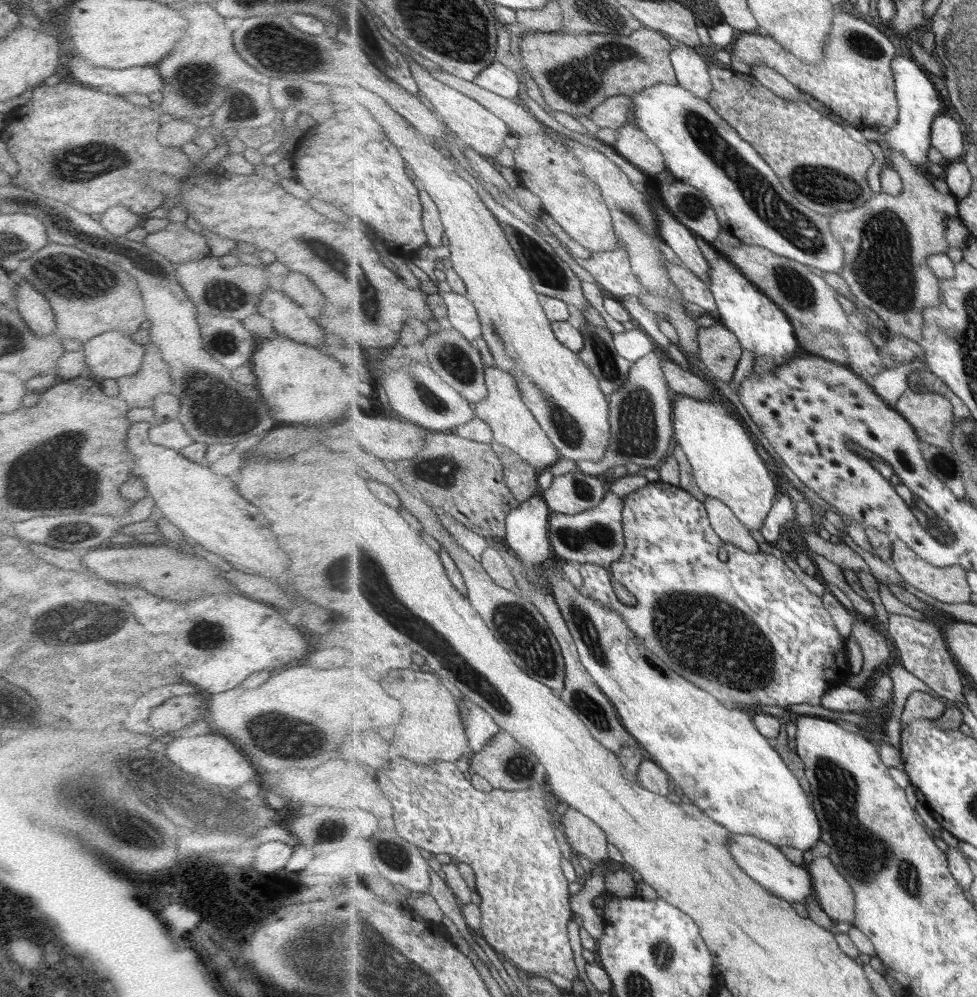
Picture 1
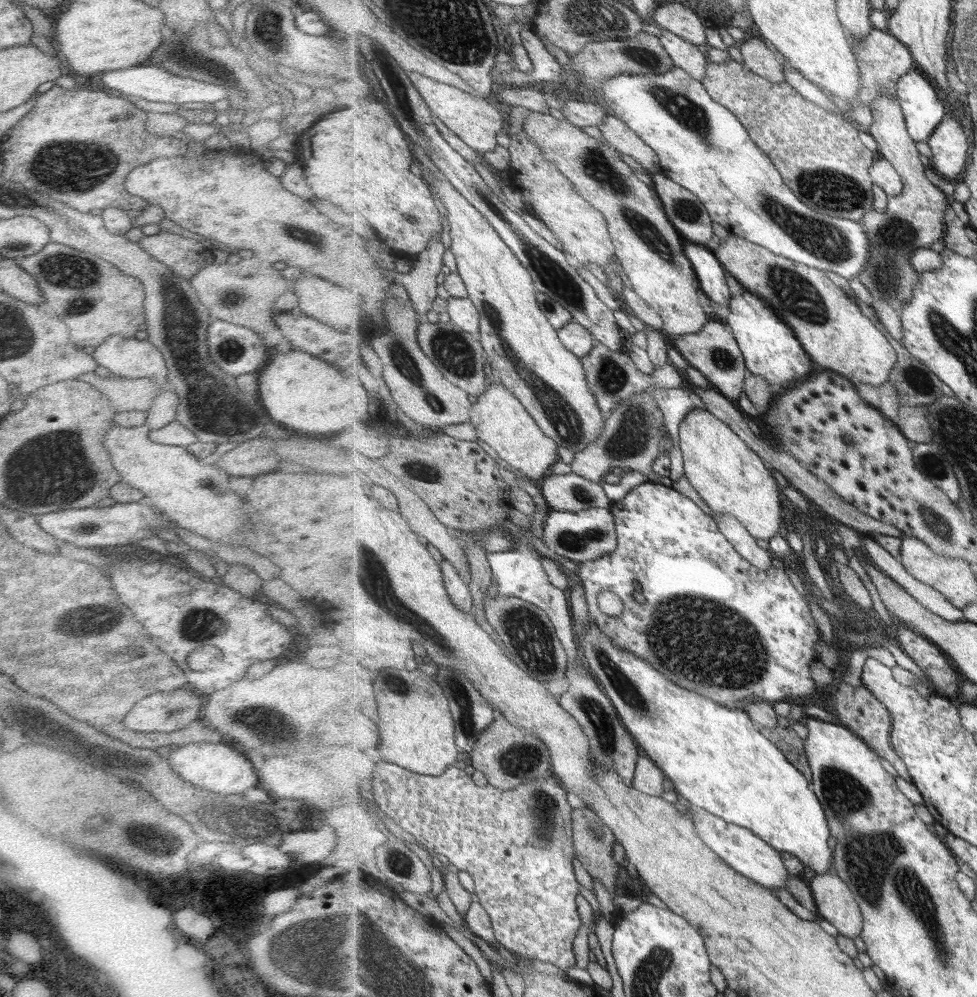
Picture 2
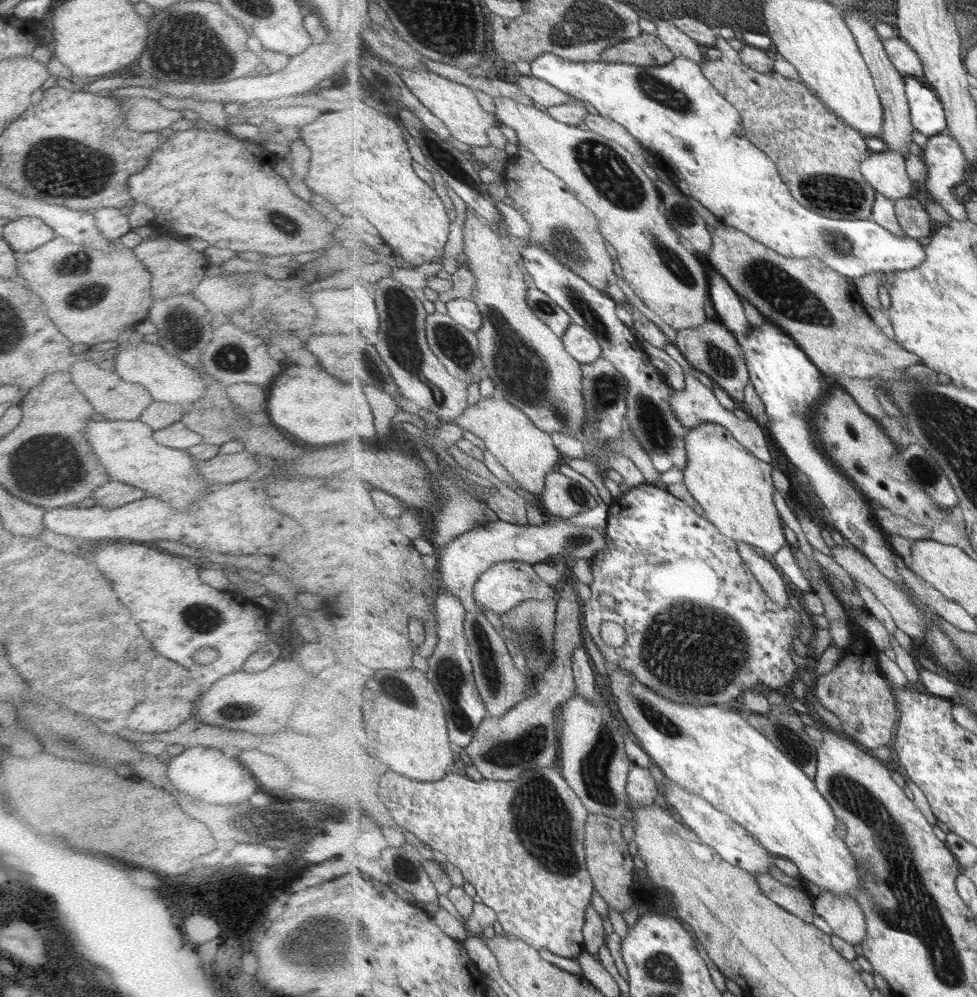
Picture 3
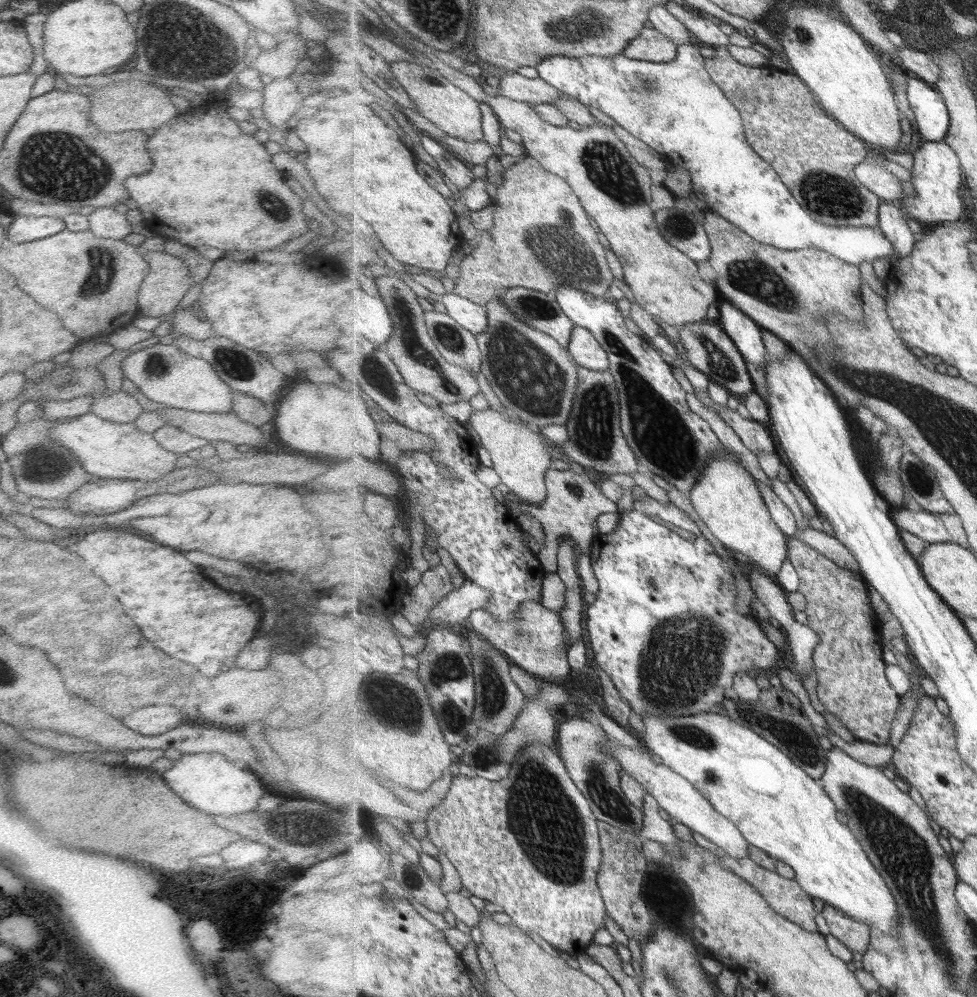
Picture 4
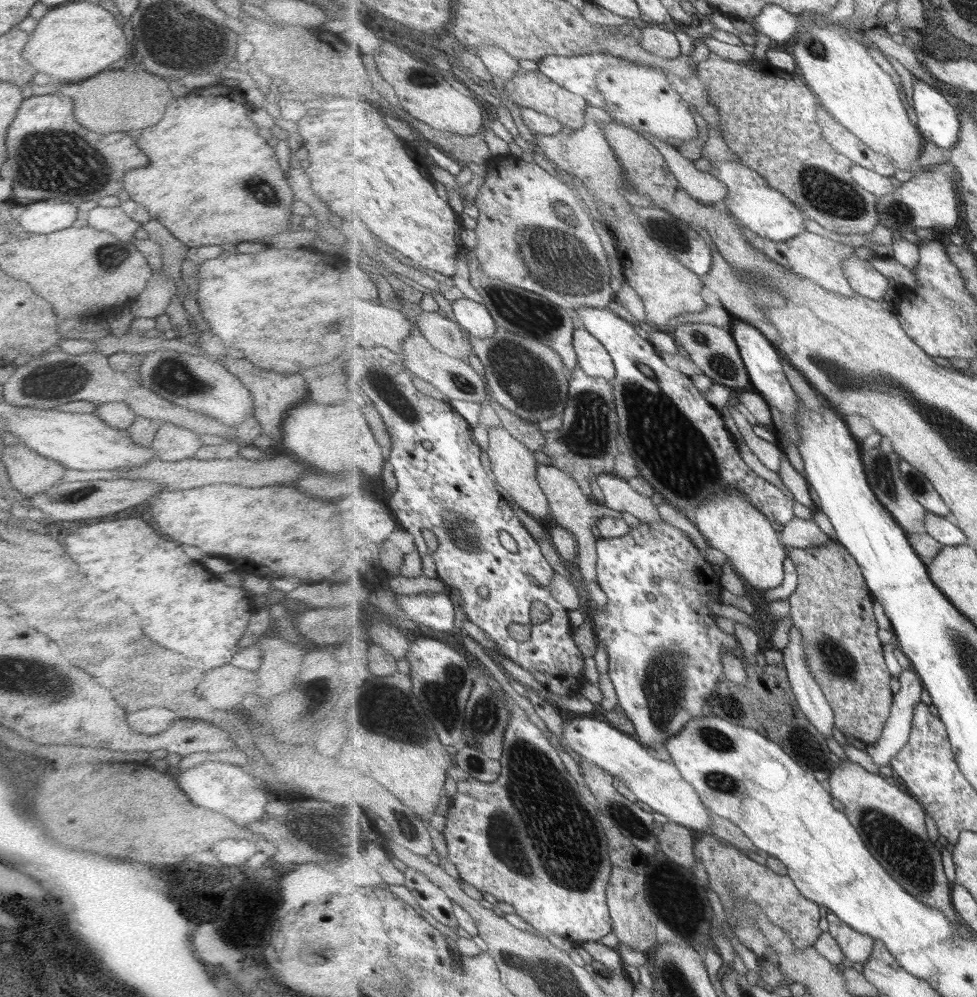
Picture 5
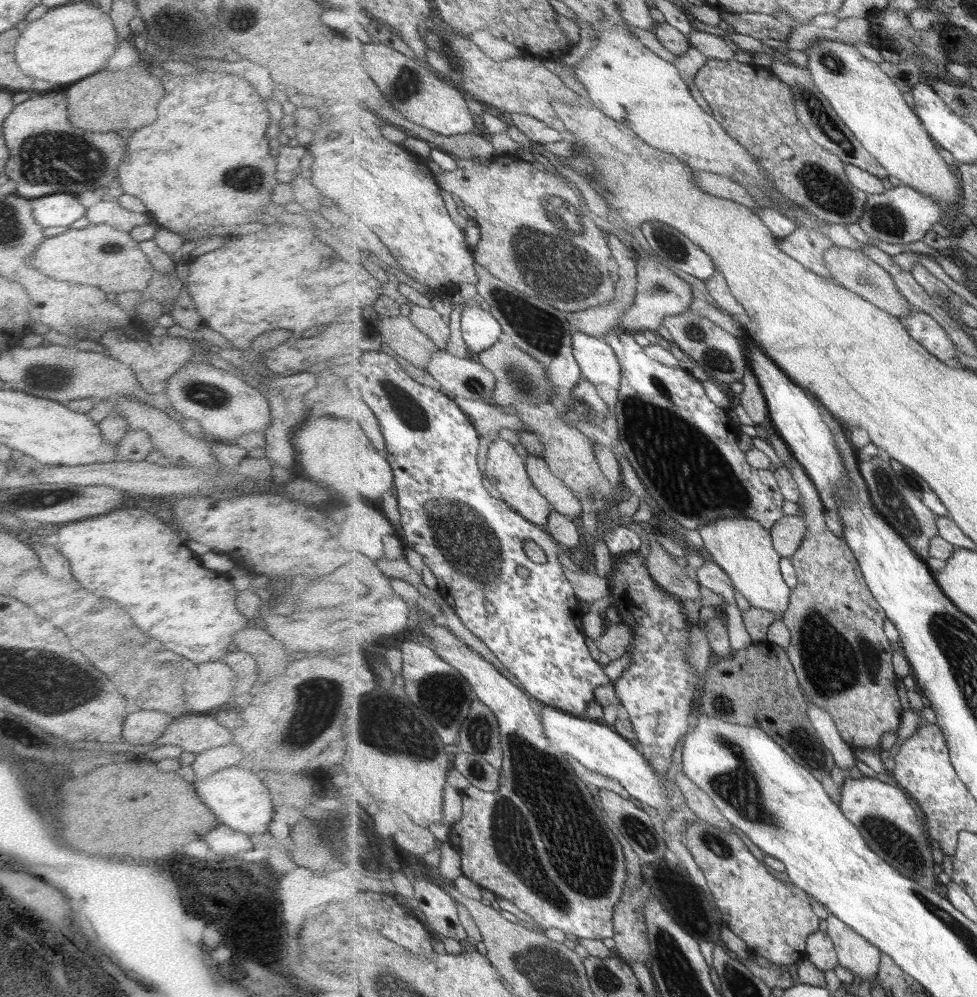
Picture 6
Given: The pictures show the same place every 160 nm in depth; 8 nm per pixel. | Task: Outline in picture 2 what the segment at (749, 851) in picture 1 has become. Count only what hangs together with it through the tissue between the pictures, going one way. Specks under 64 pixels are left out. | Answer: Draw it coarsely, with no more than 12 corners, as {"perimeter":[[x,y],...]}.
{"perimeter":[[695,807],[700,837],[736,872],[788,888],[782,852]]}

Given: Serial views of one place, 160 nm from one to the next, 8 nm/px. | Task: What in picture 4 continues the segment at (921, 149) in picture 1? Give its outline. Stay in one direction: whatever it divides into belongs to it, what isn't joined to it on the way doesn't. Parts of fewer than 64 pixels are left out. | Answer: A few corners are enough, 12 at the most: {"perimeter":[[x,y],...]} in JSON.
{"perimeter":[[909,78],[907,94],[923,142],[943,142],[952,123],[945,97]]}

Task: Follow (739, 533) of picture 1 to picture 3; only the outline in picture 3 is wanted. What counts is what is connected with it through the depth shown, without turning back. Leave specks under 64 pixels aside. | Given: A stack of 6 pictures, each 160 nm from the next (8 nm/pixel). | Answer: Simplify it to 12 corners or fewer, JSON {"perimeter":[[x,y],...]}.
{"perimeter":[[738,542],[740,555],[765,592],[787,608],[786,577],[752,544]]}

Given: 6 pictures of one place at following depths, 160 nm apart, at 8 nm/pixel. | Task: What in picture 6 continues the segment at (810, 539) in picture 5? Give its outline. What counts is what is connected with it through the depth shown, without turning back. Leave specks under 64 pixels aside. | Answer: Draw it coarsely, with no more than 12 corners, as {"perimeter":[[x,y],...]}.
{"perimeter":[[786,514],[771,530],[777,552],[791,559],[801,548],[808,524]]}

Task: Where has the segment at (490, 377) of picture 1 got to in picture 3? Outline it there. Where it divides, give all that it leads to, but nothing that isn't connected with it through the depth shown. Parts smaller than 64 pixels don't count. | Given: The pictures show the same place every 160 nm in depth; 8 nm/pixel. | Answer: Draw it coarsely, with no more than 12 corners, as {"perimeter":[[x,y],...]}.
{"perimeter":[[504,397],[481,398],[455,423],[533,495],[561,453]]}

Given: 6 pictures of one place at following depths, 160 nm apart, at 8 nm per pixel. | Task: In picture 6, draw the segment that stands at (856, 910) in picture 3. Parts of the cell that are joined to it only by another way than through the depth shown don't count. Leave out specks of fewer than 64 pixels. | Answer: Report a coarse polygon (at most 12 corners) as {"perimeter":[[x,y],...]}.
{"perimeter":[[837,916],[826,920],[840,958],[857,981],[875,978],[882,950]]}

